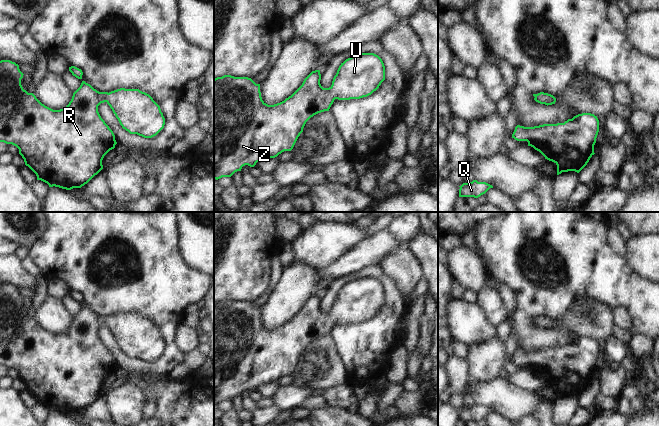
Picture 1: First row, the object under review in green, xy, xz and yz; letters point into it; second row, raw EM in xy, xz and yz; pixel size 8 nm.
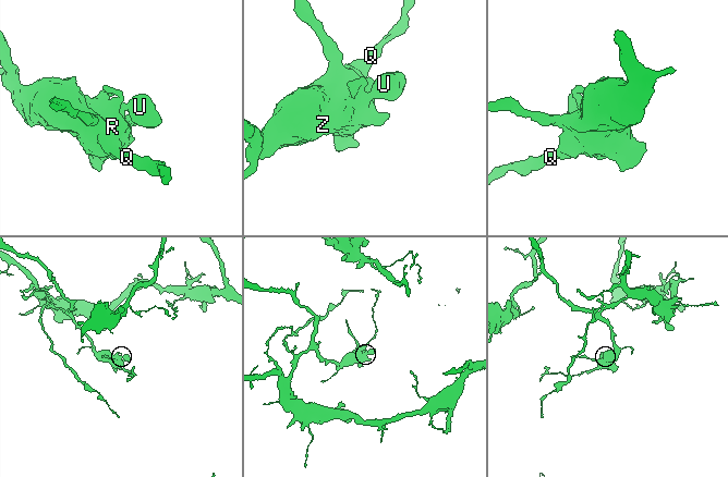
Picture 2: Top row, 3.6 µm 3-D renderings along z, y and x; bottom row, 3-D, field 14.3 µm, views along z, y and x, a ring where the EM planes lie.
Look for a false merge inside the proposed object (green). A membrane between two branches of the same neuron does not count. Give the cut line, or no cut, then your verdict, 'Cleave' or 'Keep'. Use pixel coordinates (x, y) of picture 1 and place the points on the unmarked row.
No split. Keep.

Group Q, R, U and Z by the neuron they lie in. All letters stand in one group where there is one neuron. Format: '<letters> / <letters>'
Q R U Z

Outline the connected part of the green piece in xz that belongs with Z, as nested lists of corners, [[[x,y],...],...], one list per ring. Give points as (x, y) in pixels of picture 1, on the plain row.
[[[359,277],[346,283],[339,290],[329,312],[320,308],[320,294],[312,295],[302,309],[284,325],[268,329],[261,321],[260,308],[248,301],[224,299],[214,303],[214,403],[231,401],[248,389],[254,391],[262,383],[275,382],[284,375],[291,375],[303,356],[306,346],[314,339],[329,335],[335,323],[360,323],[371,319],[385,304],[385,290],[382,283],[374,277]]]

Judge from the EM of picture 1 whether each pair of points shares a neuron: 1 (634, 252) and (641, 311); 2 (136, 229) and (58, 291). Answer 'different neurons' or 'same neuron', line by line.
1: different neurons
2: different neurons

